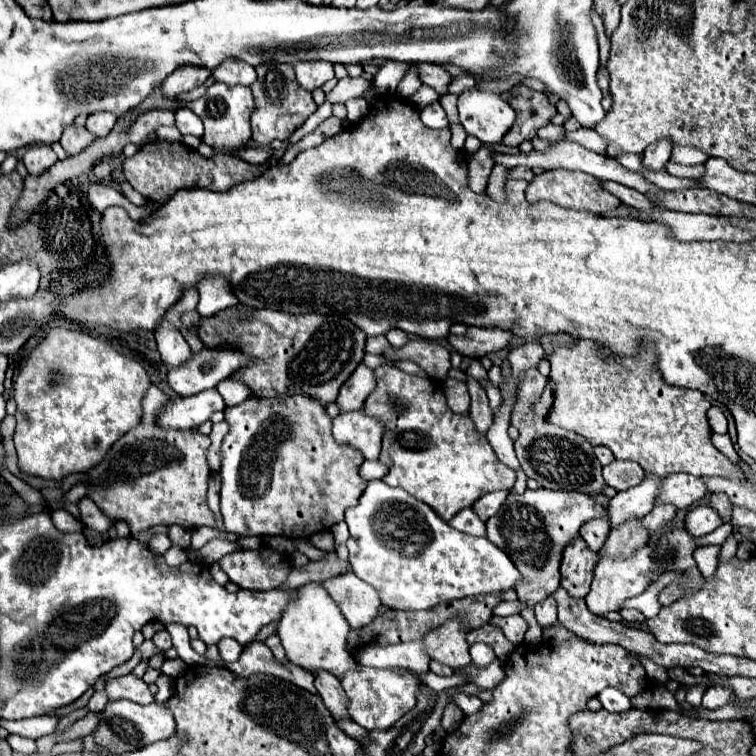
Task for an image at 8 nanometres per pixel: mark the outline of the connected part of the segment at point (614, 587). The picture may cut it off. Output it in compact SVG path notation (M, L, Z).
M672 529L662 533L654 543L648 543L646 547L638 549L634 557L630 559L606 559L602 557L594 571L594 581L590 587L590 593L584 597L588 611L594 615L606 615L608 611L620 611L624 601L630 597L636 597L644 593L648 587L648 573L650 571L686 571L692 565L696 565L692 553L694 553L694 537L686 529Z

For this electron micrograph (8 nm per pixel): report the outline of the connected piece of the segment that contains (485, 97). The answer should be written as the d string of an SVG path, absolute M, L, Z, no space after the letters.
M476 87L464 91L458 97L458 111L460 111L460 123L466 129L466 133L478 137L482 143L500 143L516 117L514 109L504 99L500 99L500 95L490 91L478 91Z

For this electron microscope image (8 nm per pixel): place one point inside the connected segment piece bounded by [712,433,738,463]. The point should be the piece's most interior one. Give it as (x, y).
(722, 442)

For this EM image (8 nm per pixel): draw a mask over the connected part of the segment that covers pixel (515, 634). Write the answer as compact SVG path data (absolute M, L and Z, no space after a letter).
M510 615L510 617L494 617L490 619L490 623L498 623L498 629L506 635L508 641L512 641L514 645L524 641L524 633L529 628L528 623L524 621L522 615Z

